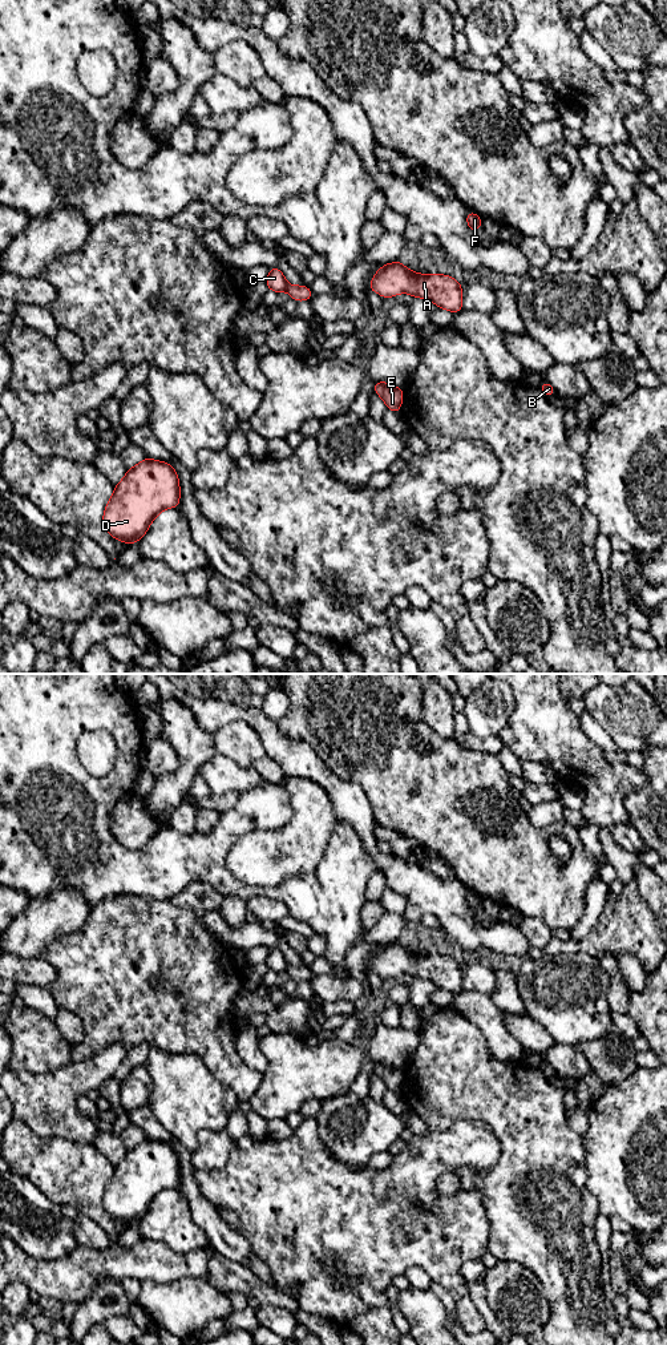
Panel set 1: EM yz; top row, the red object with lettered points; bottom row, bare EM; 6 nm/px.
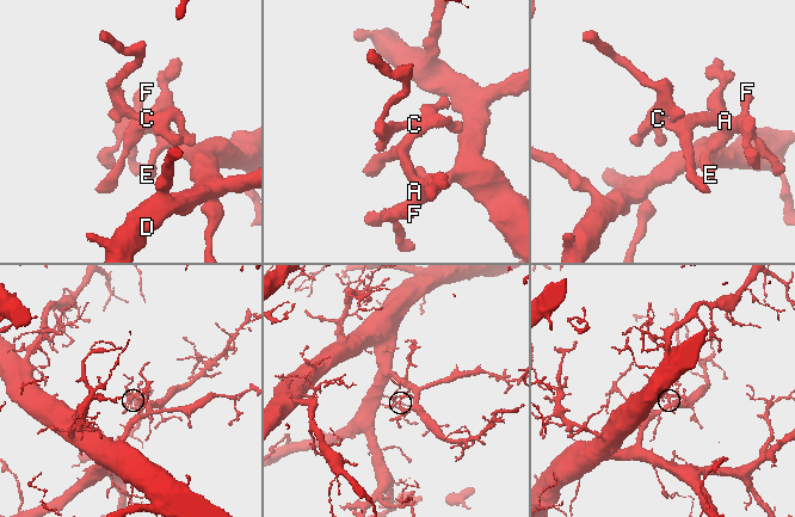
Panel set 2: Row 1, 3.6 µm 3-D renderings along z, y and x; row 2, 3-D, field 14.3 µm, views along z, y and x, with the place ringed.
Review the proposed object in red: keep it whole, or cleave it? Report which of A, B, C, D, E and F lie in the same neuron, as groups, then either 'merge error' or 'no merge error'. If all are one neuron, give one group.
A B C D E F | no merge error

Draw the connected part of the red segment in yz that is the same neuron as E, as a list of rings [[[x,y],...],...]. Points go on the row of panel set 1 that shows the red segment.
[[[375,381],[373,392],[384,400],[387,409],[397,413],[401,411],[404,389],[387,381]]]

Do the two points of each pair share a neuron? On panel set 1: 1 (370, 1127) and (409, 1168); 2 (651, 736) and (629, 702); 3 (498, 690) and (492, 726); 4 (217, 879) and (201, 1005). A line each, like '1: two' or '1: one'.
1: two
2: one
3: one
4: two

